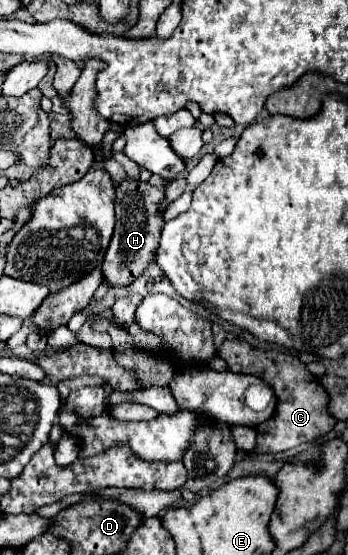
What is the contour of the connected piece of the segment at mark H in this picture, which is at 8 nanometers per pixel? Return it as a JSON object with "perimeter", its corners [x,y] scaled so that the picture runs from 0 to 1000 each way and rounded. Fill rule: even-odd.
{"perimeter":[[[362,319],[351,330],[333,330],[328,337],[339,341],[333,409],[293,474],[293,503],[299,510],[310,510],[310,517],[368,517],[443,470],[460,438],[460,420],[471,409],[471,380],[460,380],[460,362],[471,359],[471,337],[460,341],[379,319]]]}

